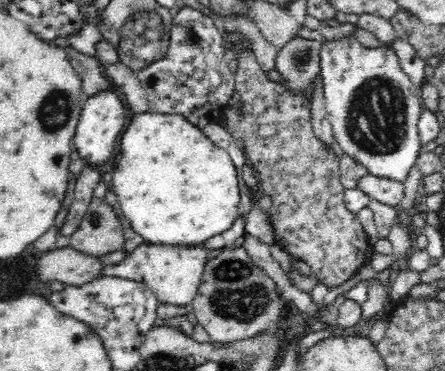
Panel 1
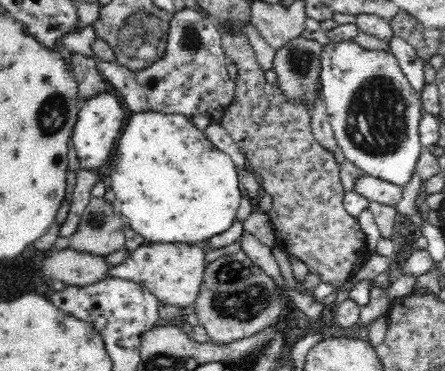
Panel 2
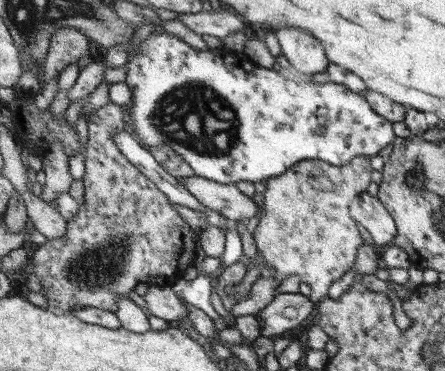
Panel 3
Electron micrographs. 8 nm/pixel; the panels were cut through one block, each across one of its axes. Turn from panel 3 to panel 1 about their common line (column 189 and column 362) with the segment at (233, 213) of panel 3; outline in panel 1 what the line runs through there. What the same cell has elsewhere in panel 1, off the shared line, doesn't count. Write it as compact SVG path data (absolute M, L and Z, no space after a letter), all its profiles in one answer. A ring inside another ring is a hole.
M366 174L364 178L360 178L358 188L362 192L366 192L368 196L372 196L372 200L378 200L382 204L396 206L396 208L404 198L404 182L402 180L384 178L384 176Z

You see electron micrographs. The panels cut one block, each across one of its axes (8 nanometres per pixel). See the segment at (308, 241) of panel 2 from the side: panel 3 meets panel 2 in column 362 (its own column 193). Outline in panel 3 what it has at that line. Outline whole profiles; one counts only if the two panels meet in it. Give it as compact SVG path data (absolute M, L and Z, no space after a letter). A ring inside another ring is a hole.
M107 104L107 106L99 106L97 112L89 114L89 148L87 148L87 174L85 174L85 186L87 186L87 194L85 194L85 204L79 204L79 212L71 218L69 222L69 230L67 230L67 236L59 238L59 240L49 240L45 242L43 246L37 248L35 256L33 256L33 264L31 264L31 274L37 276L43 284L43 290L45 290L45 296L49 300L49 308L53 312L73 312L77 308L103 308L103 310L111 310L111 312L117 312L121 306L117 304L117 300L121 298L131 298L131 300L137 300L137 296L133 294L137 284L139 282L149 282L151 286L173 286L177 280L183 278L183 274L187 272L187 268L195 268L195 260L197 260L197 240L199 236L187 226L187 222L177 214L177 210L173 206L169 206L169 196L165 192L161 192L161 188L147 176L141 172L141 168L137 168L133 162L129 162L129 158L121 152L117 140L115 140L115 134L119 134L125 126L125 116L129 116L133 110L131 106L117 106L117 104Z

